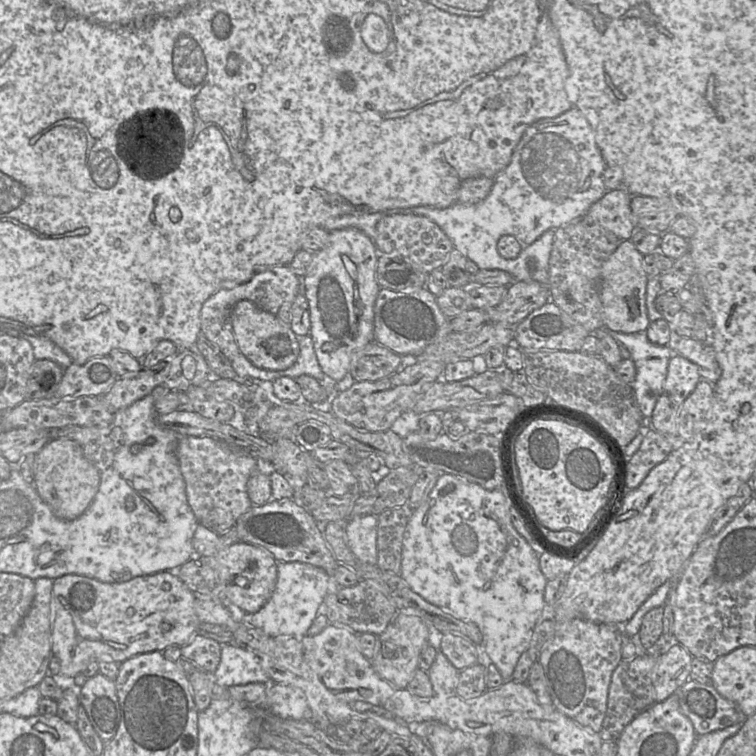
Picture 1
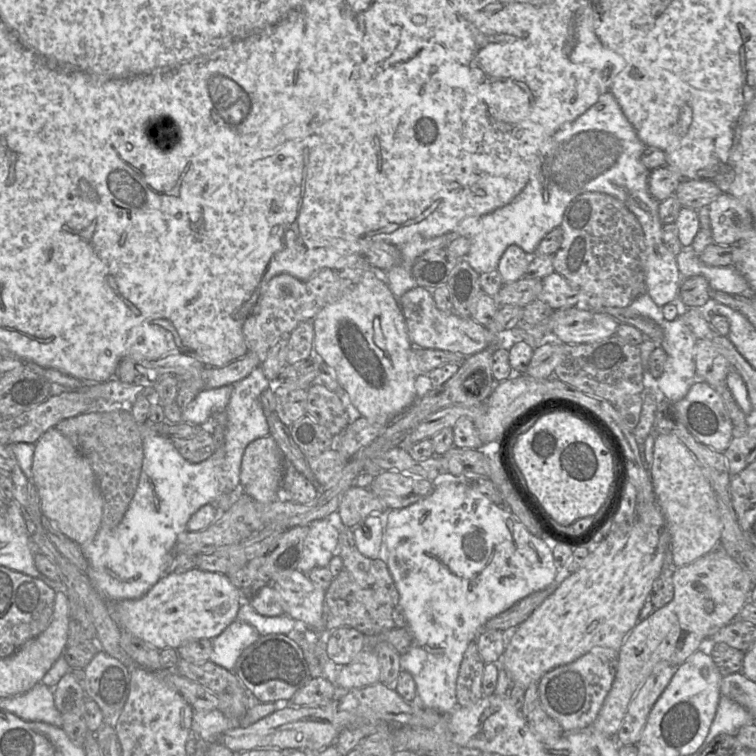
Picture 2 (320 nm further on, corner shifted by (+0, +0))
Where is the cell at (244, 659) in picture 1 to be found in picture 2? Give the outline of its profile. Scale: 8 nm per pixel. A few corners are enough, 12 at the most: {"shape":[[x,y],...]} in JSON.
{"shape":[[235,620],[212,639],[210,661],[233,671],[260,637]]}

